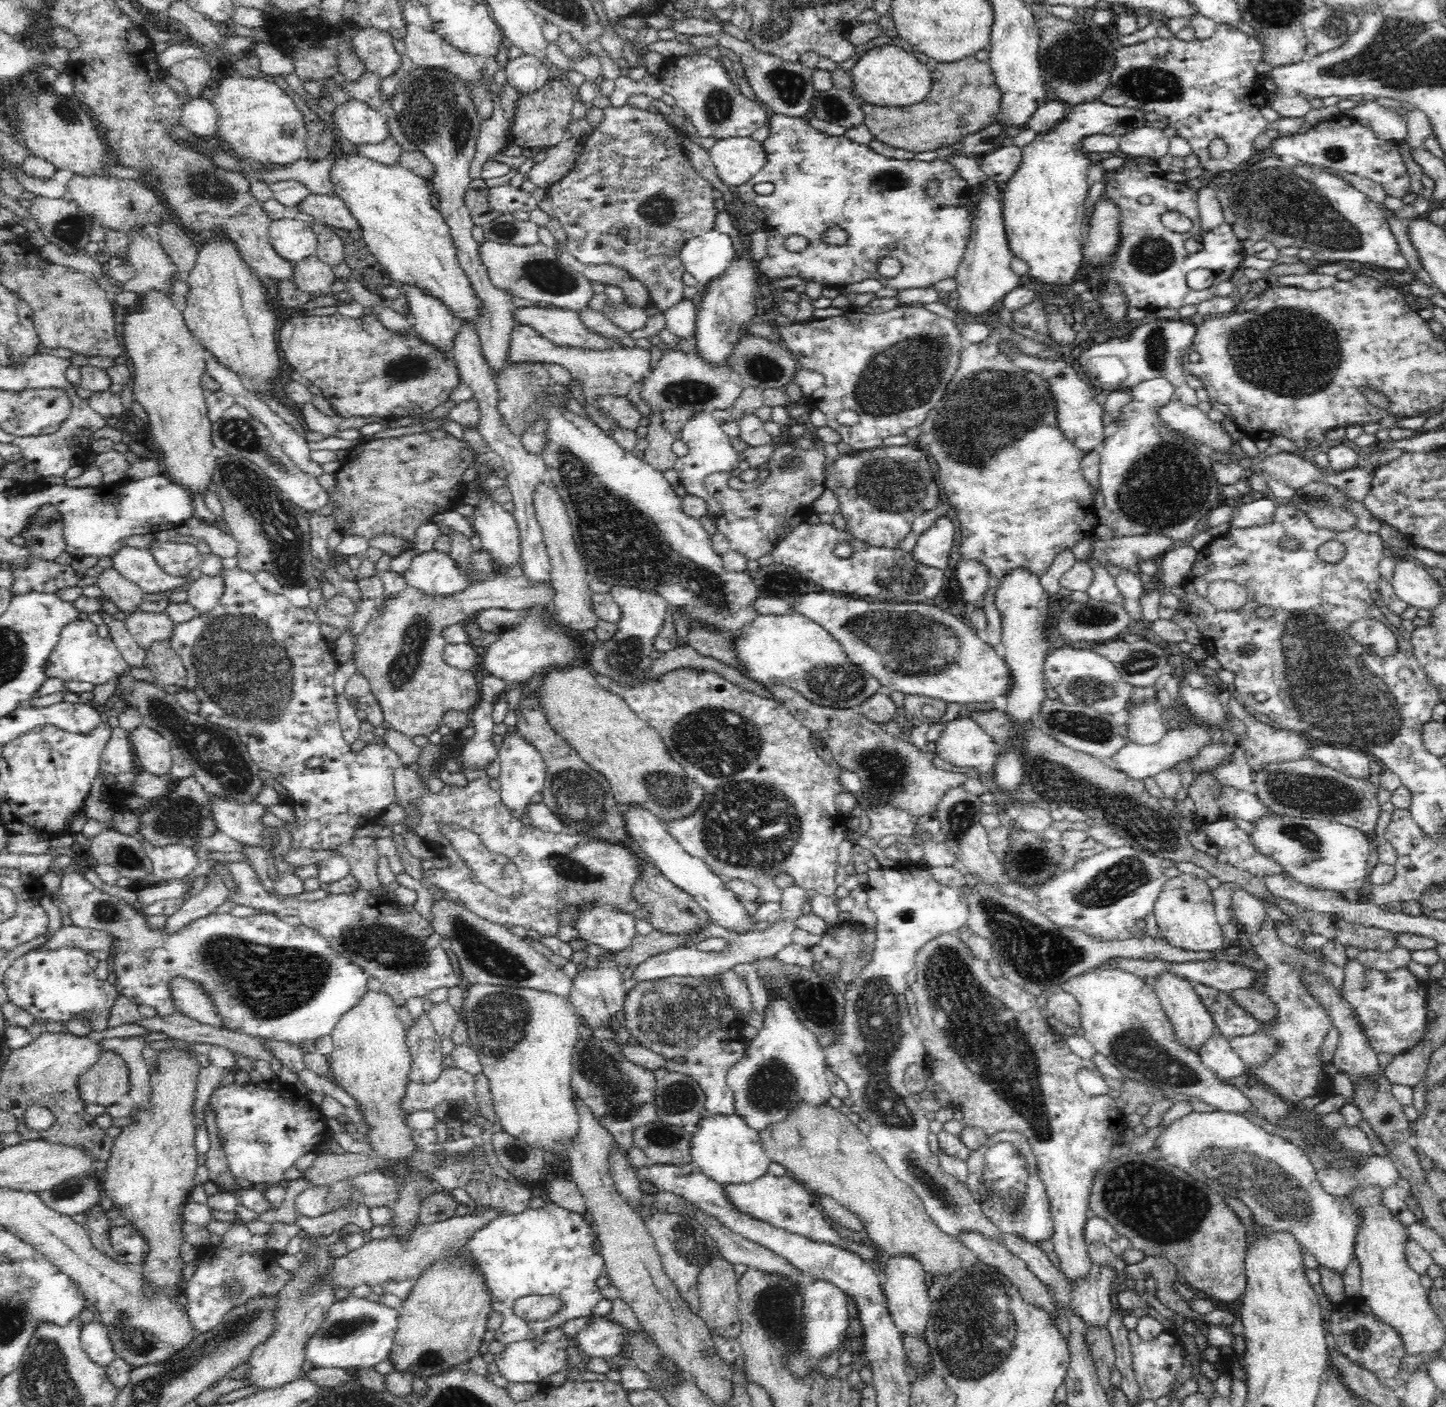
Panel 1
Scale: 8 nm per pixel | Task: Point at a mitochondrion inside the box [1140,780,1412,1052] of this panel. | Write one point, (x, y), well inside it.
(1310, 847)

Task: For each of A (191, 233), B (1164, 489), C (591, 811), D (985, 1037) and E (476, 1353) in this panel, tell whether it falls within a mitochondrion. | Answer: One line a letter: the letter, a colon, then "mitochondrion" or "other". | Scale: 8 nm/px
A: other
B: mitochondrion
C: mitochondrion
D: mitochondrion
E: other

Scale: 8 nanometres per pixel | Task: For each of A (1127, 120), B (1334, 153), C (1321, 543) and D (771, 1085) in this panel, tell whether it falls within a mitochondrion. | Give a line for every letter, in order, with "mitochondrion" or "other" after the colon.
A: mitochondrion
B: mitochondrion
C: other
D: mitochondrion

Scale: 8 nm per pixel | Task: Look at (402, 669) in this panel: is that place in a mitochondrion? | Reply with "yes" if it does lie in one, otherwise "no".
yes

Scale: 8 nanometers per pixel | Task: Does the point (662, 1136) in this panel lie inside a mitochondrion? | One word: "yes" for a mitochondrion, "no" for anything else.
yes

